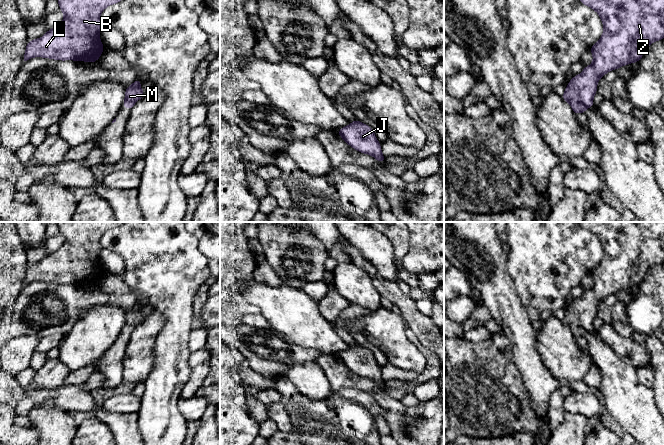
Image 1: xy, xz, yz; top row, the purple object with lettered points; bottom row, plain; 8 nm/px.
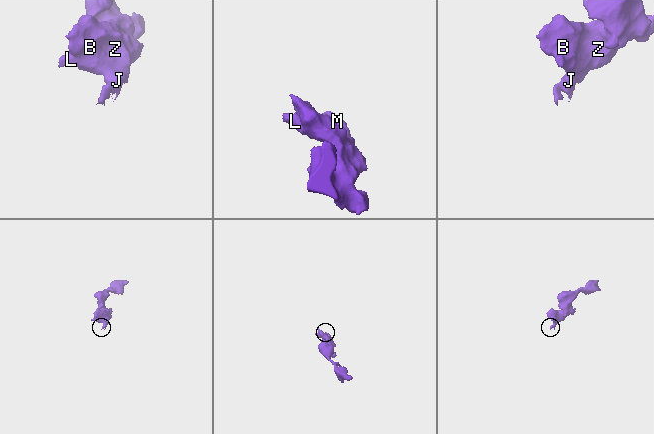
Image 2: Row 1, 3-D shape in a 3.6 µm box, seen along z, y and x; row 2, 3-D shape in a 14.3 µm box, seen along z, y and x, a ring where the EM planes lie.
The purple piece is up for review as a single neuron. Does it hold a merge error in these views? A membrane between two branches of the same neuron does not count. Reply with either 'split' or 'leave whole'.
leave whole

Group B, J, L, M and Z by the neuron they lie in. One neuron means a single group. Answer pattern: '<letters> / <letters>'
B J L M Z

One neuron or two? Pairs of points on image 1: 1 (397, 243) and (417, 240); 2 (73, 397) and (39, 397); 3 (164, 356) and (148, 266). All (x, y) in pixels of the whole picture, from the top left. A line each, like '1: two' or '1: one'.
1: two
2: one
3: one

